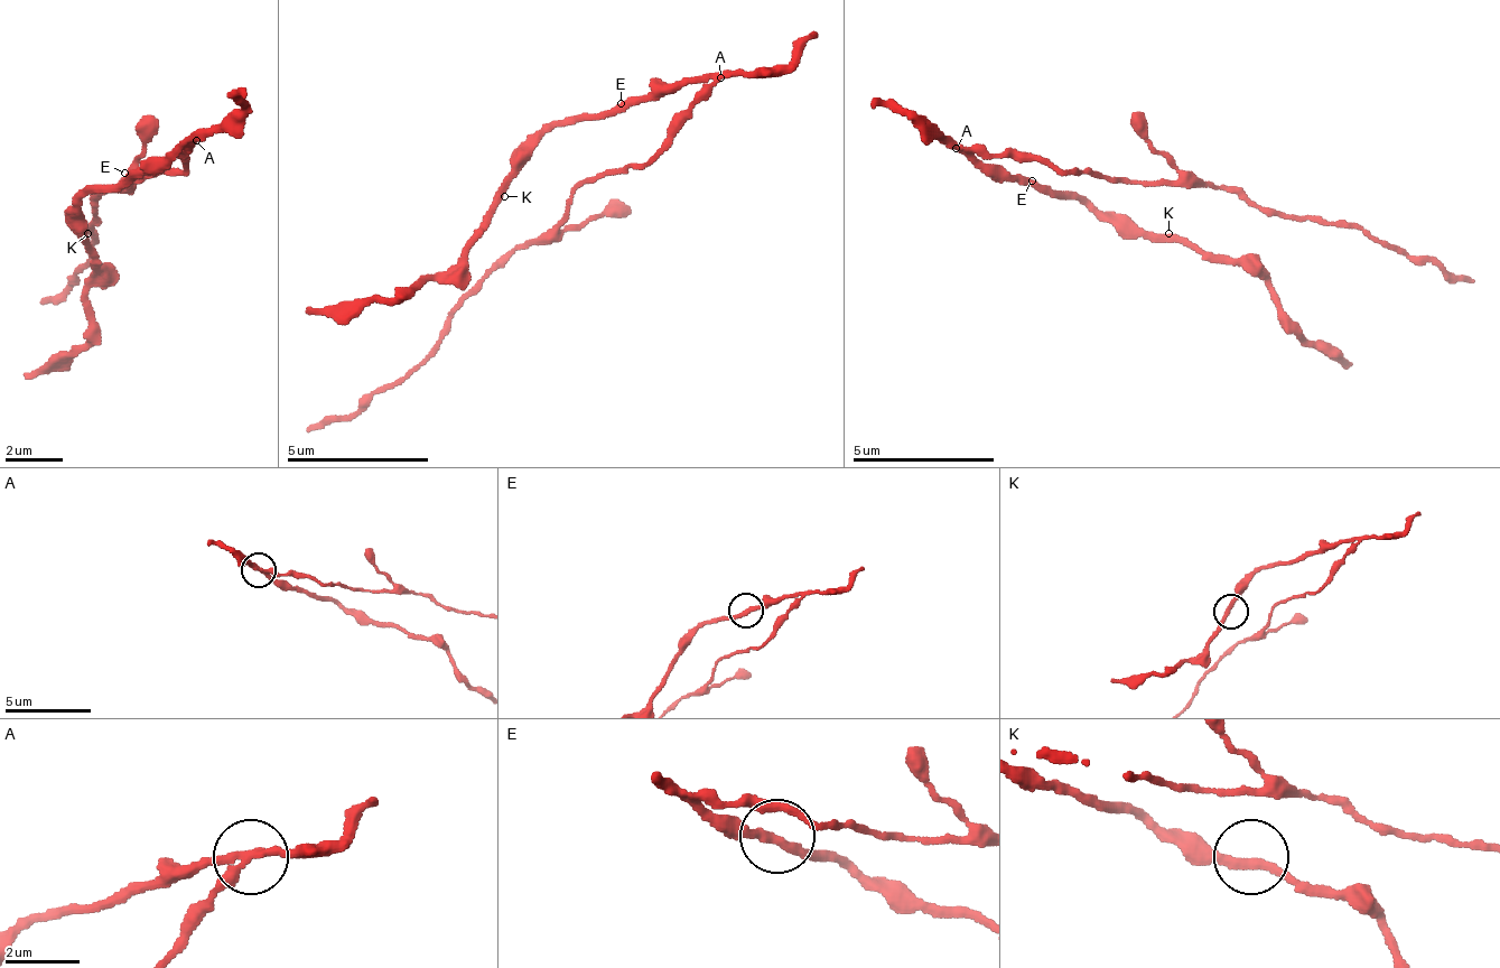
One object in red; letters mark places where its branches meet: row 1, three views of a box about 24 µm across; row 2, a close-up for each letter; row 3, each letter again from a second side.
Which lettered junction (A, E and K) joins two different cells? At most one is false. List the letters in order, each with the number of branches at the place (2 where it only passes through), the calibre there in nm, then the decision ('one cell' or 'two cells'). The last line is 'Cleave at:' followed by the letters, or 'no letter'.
A: branches 3; calibre 220 nm; two cells
E: branches 2; calibre 240 nm; one cell
K: branches 2; calibre 240 nm; one cell
Cleave at: A

